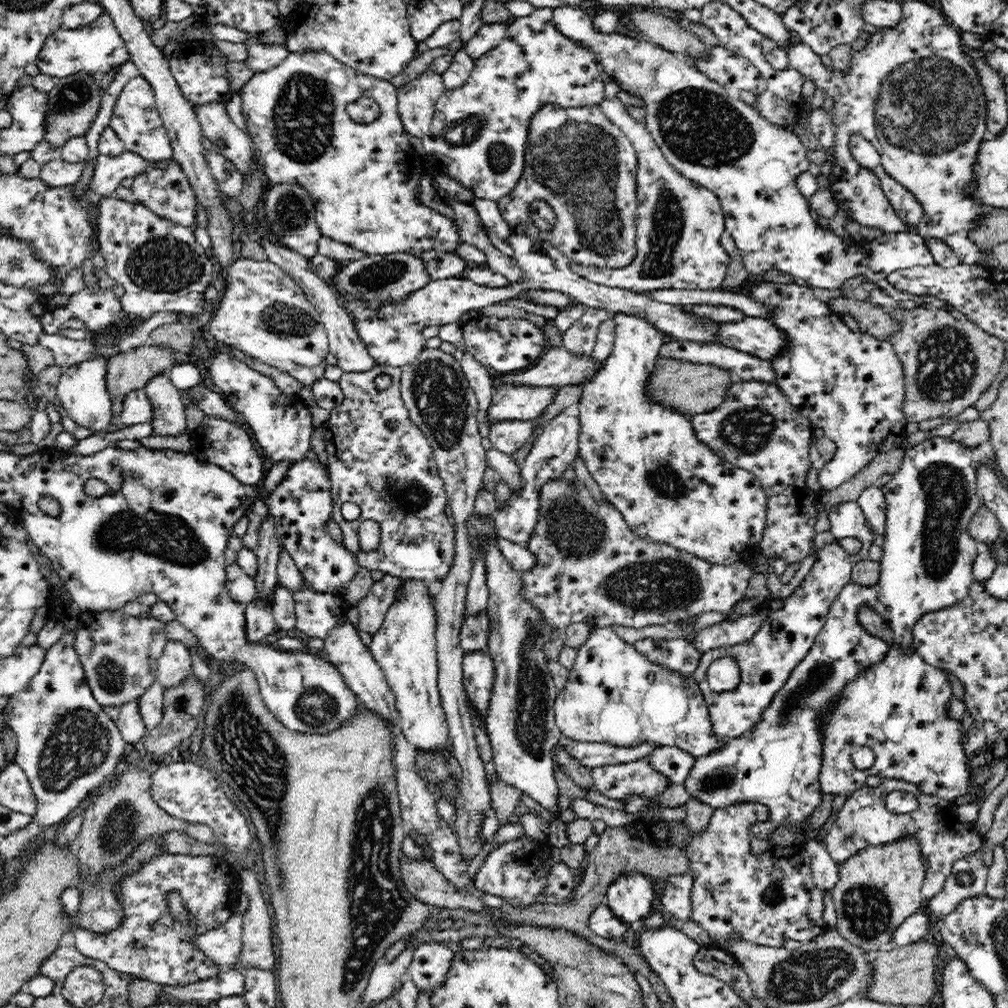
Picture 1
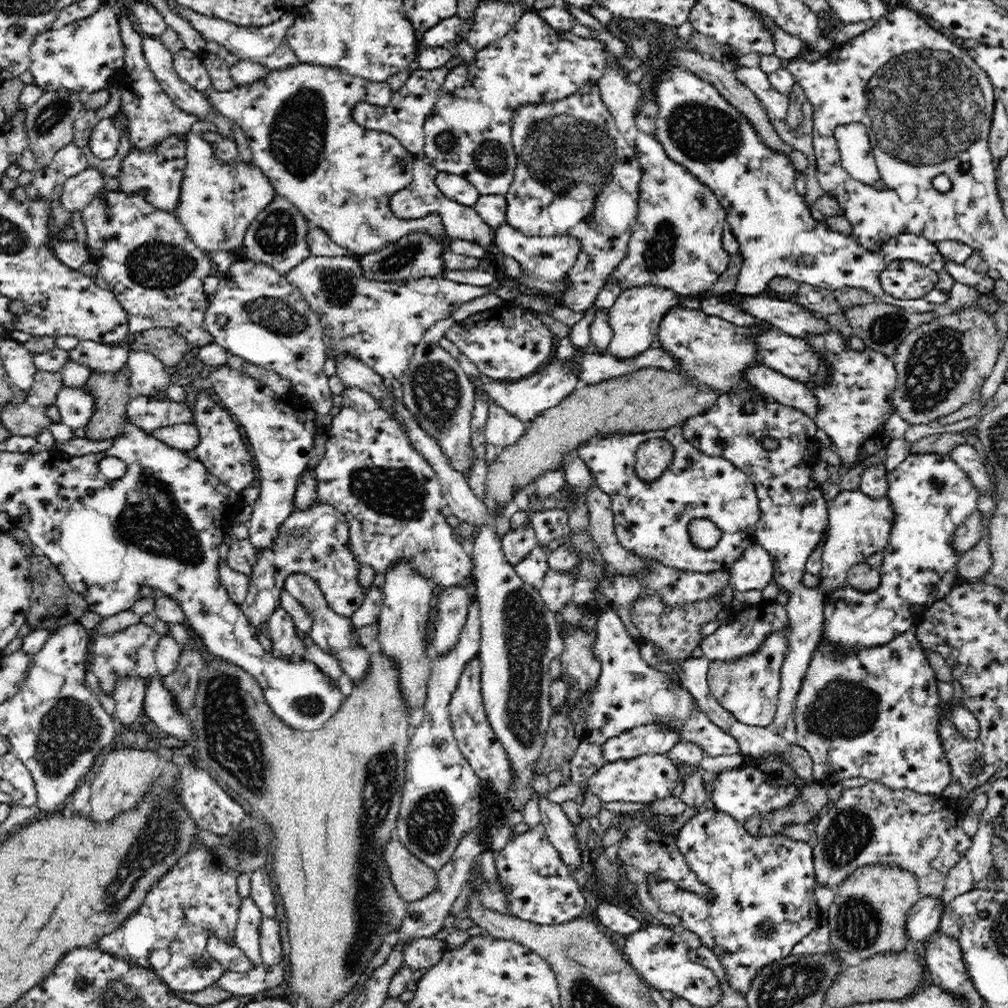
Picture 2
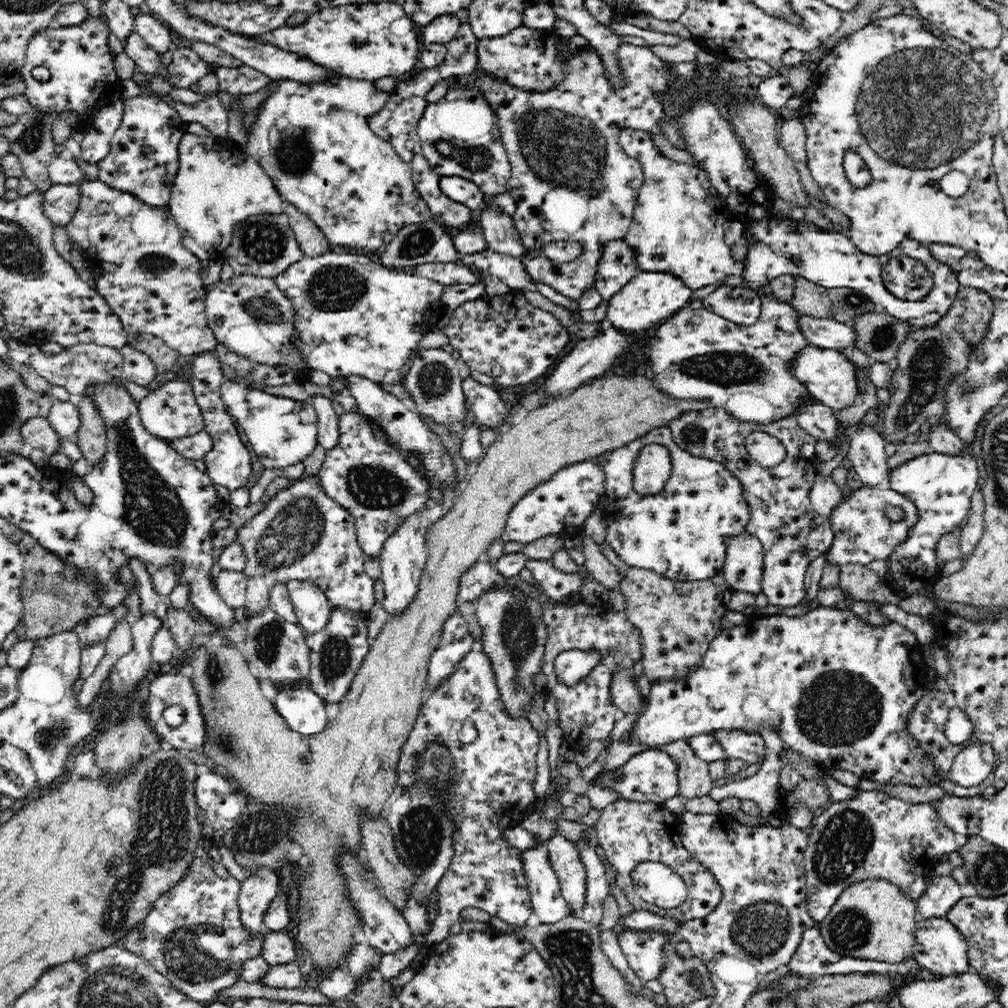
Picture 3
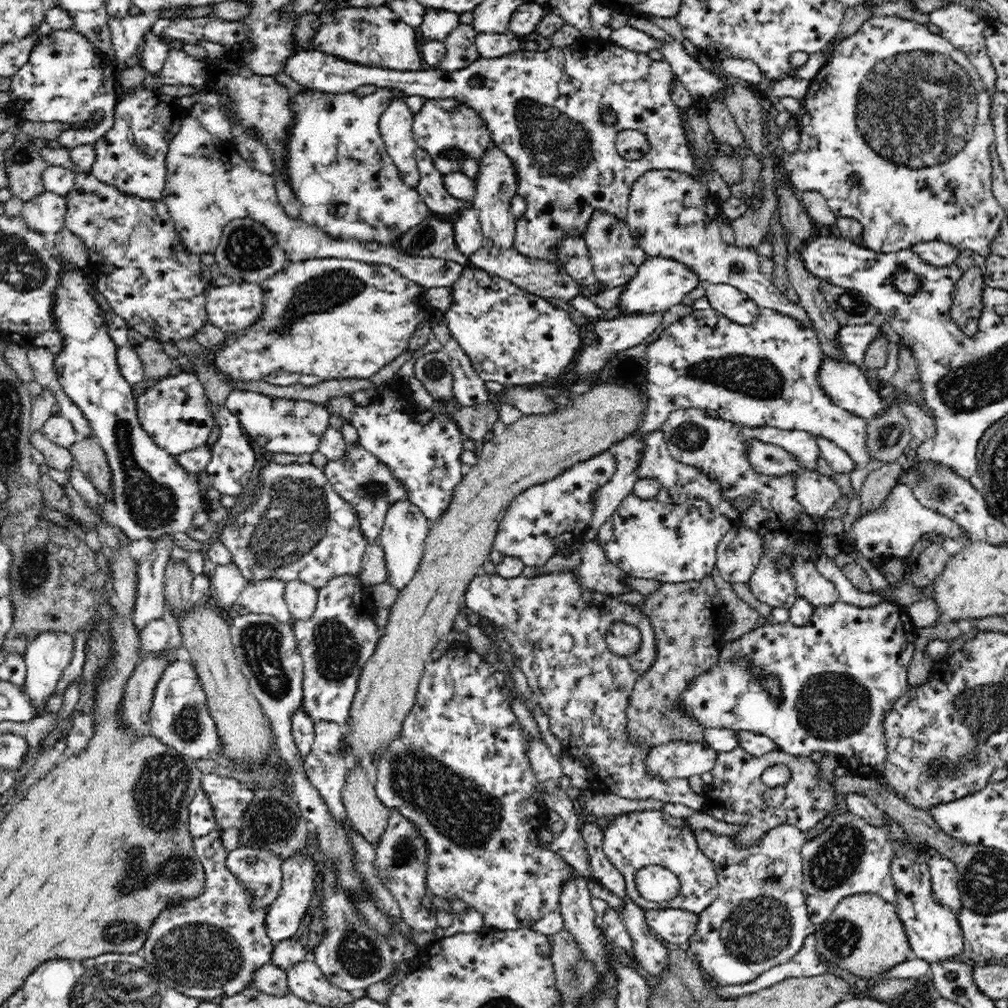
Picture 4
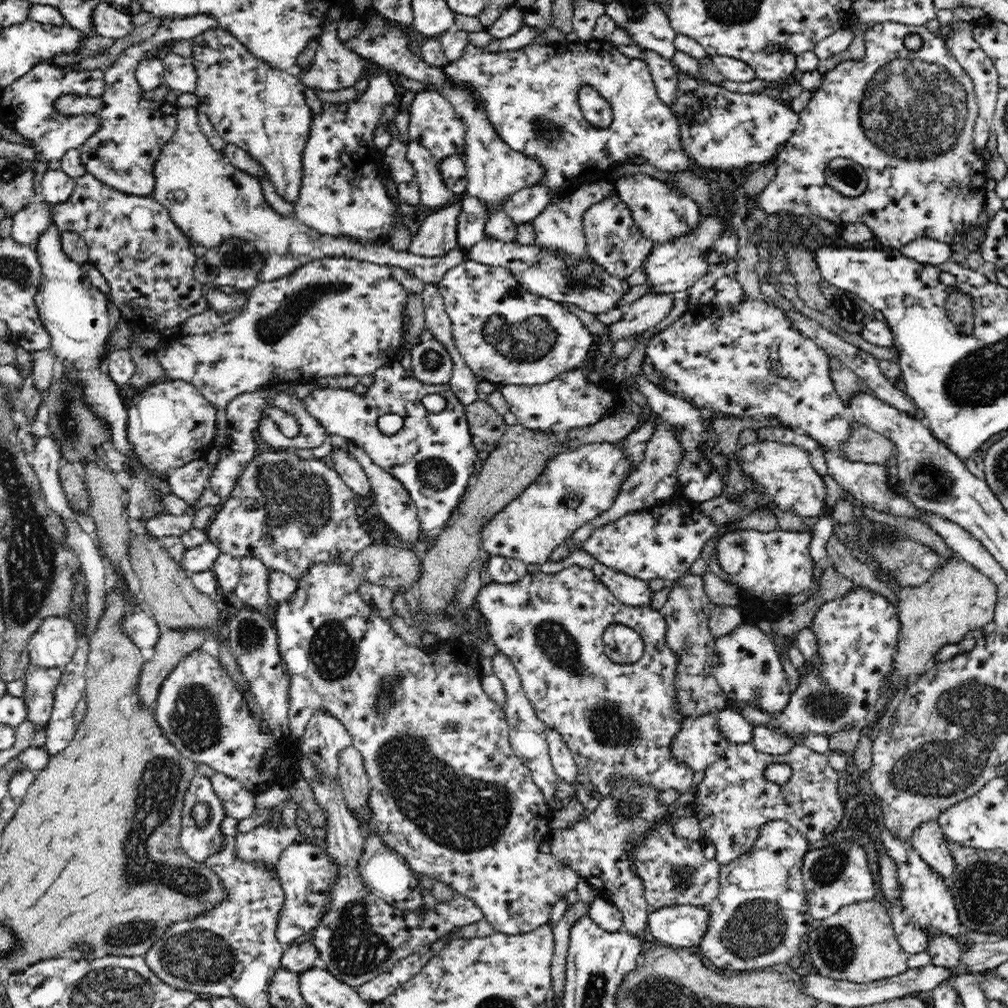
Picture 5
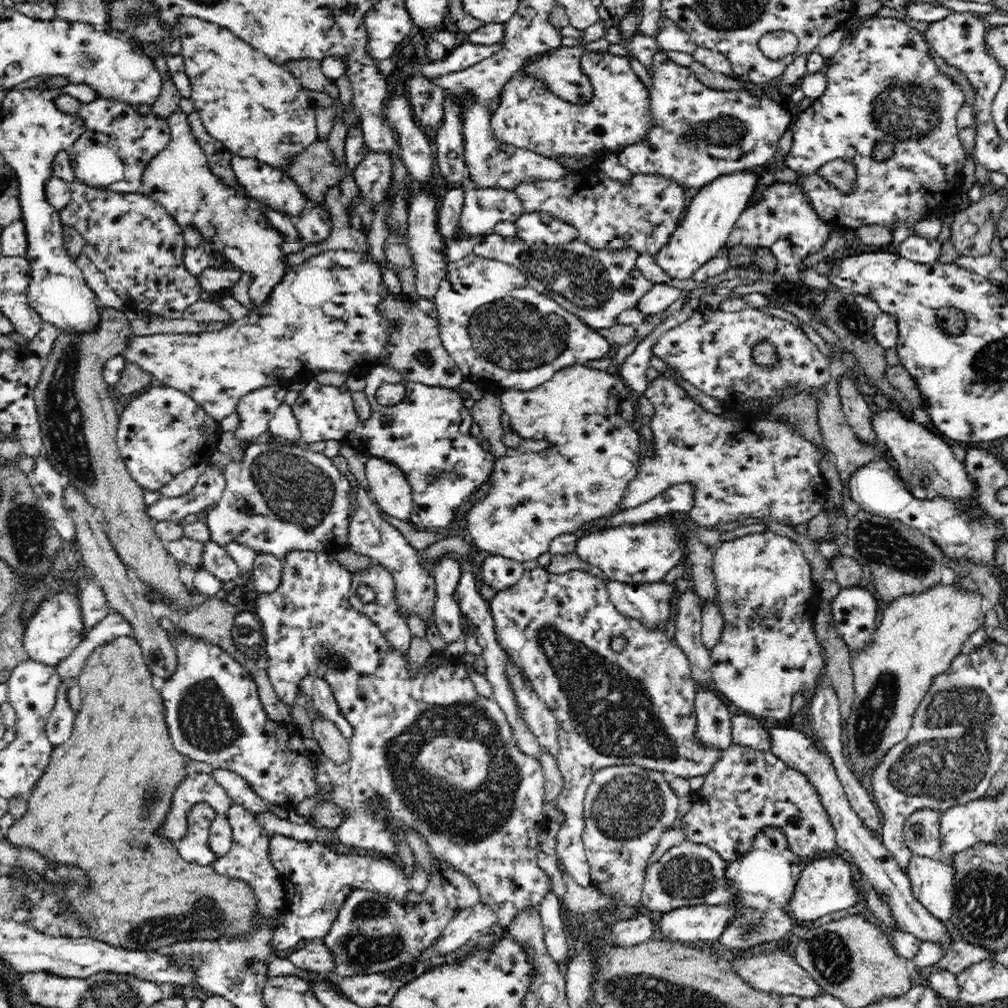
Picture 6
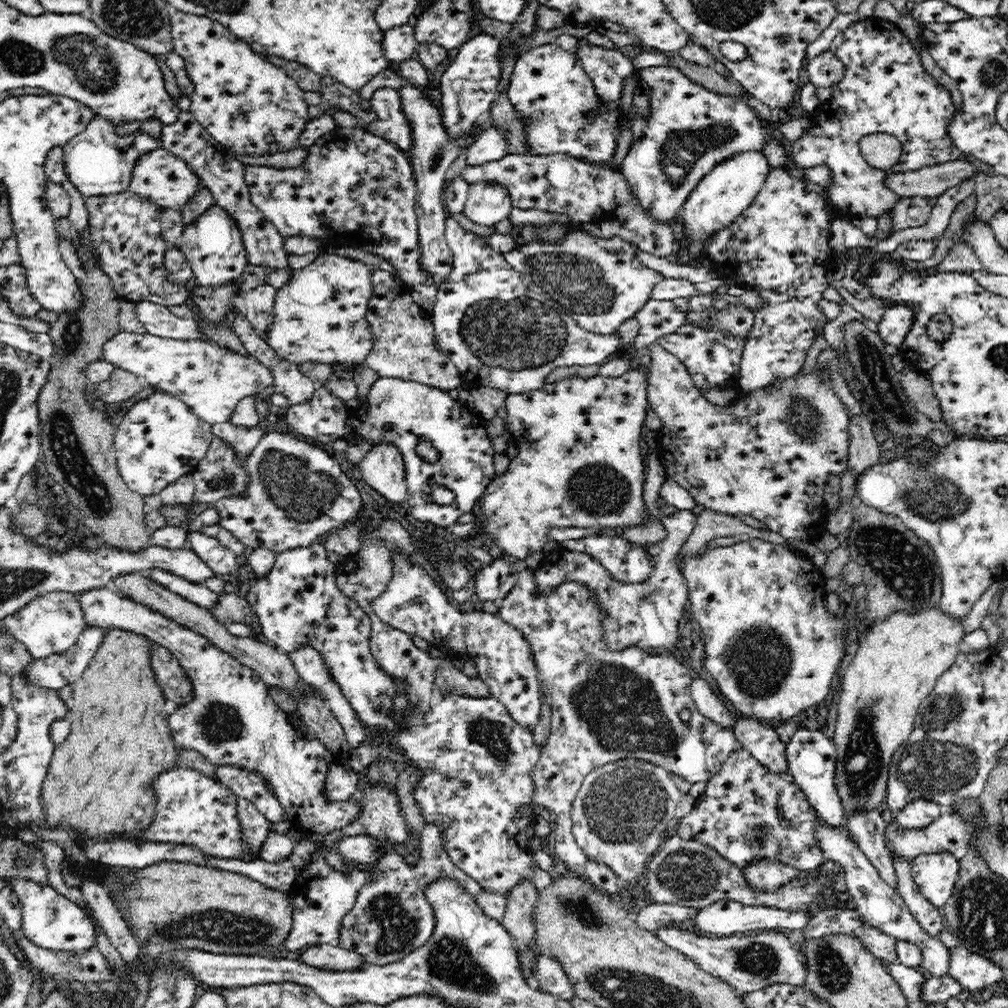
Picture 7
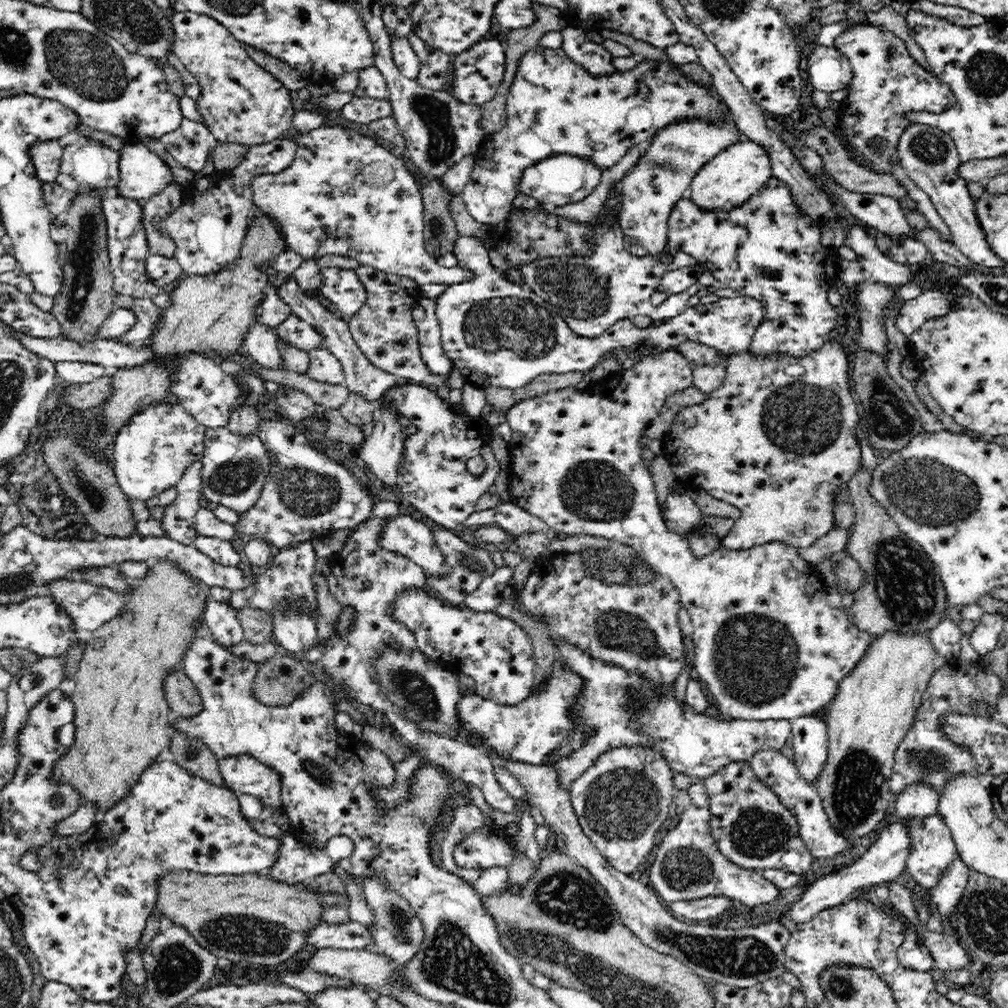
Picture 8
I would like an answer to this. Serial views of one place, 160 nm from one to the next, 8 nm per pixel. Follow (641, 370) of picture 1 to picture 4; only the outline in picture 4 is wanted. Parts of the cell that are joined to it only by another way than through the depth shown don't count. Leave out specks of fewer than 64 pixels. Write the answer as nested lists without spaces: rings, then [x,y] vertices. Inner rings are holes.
[[[650,256],[639,267],[638,272],[625,285],[617,306],[623,314],[638,312],[666,312],[682,303],[682,298],[698,285],[703,284],[696,273],[672,257]],[[652,431],[645,436],[645,451],[637,468],[640,477],[654,477],[661,483],[661,491],[653,499],[644,500],[628,494],[613,515],[600,526],[596,539],[606,558],[630,577],[664,583],[703,580],[716,567],[716,548],[722,536],[738,525],[738,510],[730,499],[722,497],[718,483],[710,475],[674,460],[664,441],[663,432]]]

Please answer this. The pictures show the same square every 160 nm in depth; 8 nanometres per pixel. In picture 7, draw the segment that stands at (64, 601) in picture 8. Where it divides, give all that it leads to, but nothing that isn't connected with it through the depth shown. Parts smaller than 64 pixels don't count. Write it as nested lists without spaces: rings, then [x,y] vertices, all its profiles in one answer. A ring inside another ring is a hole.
[[[108,588],[91,589],[89,592],[77,595],[80,607],[83,611],[86,626],[101,629],[122,629],[147,637],[150,642],[157,643],[166,648],[174,658],[179,660],[185,675],[193,684],[192,704],[186,704],[176,708],[176,712],[169,716],[169,725],[173,741],[178,748],[195,750],[205,756],[216,766],[239,766],[240,768],[253,769],[260,772],[269,784],[273,795],[277,797],[283,809],[287,812],[292,827],[305,833],[326,835],[334,831],[340,831],[342,827],[360,818],[362,803],[358,795],[353,795],[344,802],[329,802],[323,795],[325,778],[328,767],[341,761],[348,762],[348,754],[344,757],[332,754],[316,736],[309,739],[301,737],[292,724],[292,719],[302,721],[301,714],[292,712],[284,713],[268,696],[267,684],[238,659],[213,646],[204,636],[194,630],[168,619],[162,614],[148,609],[142,604],[133,602],[129,598],[120,598]]]

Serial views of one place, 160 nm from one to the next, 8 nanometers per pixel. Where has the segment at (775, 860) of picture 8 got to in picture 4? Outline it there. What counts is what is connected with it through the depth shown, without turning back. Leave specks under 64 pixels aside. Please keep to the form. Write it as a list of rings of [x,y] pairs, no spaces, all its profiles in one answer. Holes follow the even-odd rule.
[[[739,746],[728,752],[718,754],[711,770],[713,781],[703,792],[706,806],[701,808],[706,814],[714,814],[714,810],[722,810],[724,816],[720,821],[740,825],[740,834],[736,840],[752,848],[765,832],[780,824],[792,824],[806,833],[814,830],[814,826],[830,816],[836,810],[836,796],[828,784],[818,780],[818,766],[802,756],[792,756],[784,751],[774,750],[762,756],[752,756]],[[783,764],[788,767],[791,777],[783,785],[770,787],[764,784],[761,776],[768,766]]]

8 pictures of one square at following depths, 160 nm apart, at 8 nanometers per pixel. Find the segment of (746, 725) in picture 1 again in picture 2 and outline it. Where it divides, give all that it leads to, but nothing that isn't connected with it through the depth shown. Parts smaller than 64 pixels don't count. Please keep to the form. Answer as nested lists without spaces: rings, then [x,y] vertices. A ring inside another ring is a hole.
[[[860,489],[838,493],[834,499],[827,502],[827,511],[829,516],[828,536],[821,556],[822,571],[820,578],[822,578],[822,584],[820,584],[820,588],[817,588],[825,596],[829,592],[847,586],[847,574],[852,566],[856,563],[866,563],[869,556],[884,550],[889,541],[893,522],[896,521],[896,512],[893,511],[893,505],[888,496],[866,496],[866,493]],[[789,628],[768,634],[762,648],[752,656],[734,659],[733,662],[710,662],[707,683],[720,705],[738,722],[748,726],[766,728],[771,725],[777,712],[780,690],[780,670],[789,650]]]

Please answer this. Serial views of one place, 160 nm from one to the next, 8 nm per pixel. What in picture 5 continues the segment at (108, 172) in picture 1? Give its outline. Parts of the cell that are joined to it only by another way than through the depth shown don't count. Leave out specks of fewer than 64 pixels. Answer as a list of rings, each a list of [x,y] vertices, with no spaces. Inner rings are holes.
[[[39,198],[27,204],[12,216],[11,237],[22,246],[35,249],[38,238],[46,232],[47,225],[54,223],[51,209],[52,204]]]

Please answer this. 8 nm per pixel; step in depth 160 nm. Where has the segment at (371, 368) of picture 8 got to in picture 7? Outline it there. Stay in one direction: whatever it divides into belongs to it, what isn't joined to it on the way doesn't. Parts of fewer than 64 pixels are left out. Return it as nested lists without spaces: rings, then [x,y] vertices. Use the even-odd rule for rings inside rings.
[[[182,111],[177,122],[162,128],[161,140],[164,143],[162,148],[191,166],[193,172],[200,177],[201,184],[213,194],[215,203],[220,208],[226,209],[226,212],[233,217],[242,232],[249,264],[273,268],[264,283],[268,283],[276,290],[285,285],[291,277],[292,270],[283,247],[285,240],[279,235],[274,224],[271,224],[254,206],[245,181],[245,165],[240,163],[223,144],[214,140],[189,111]]]

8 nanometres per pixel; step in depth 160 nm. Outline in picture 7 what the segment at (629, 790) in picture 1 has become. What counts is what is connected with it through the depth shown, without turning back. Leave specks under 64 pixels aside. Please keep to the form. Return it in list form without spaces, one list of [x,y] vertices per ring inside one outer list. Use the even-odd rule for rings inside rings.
[[[701,674],[695,675],[691,681],[691,697],[694,699],[697,710],[710,721],[723,728],[732,726],[736,722],[731,708],[725,705],[712,683]]]

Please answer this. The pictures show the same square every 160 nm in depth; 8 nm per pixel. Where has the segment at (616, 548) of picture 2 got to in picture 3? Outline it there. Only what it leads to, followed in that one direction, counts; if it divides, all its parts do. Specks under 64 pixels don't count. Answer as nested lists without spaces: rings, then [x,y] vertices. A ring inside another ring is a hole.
[[[608,546],[600,547],[602,554],[610,564],[614,564],[616,570],[622,575],[620,592],[626,599],[625,614],[628,621],[634,624],[642,636],[643,647],[643,673],[649,679],[650,686],[654,683],[677,681],[685,679],[688,675],[690,666],[700,666],[701,660],[709,651],[710,644],[722,632],[720,625],[722,618],[729,612],[728,605],[732,600],[733,589],[728,582],[720,575],[711,577],[707,580],[698,580],[693,582],[680,582],[670,580],[658,573],[647,571],[646,568],[627,567],[622,559],[614,554],[614,549]]]

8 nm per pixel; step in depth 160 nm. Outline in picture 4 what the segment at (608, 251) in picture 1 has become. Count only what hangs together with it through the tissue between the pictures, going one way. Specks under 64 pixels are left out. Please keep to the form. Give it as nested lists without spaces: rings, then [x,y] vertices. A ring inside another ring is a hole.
[[[600,36],[596,37],[585,37],[580,40],[580,43],[575,43],[573,46],[564,46],[564,48],[554,48],[540,52],[540,51],[528,51],[528,50],[516,50],[512,54],[506,54],[502,58],[482,58],[479,56],[476,60],[472,61],[466,68],[460,68],[454,70],[454,72],[448,72],[438,68],[424,68],[417,71],[391,71],[386,68],[374,68],[370,65],[356,64],[353,61],[342,60],[341,57],[332,56],[329,53],[322,52],[320,49],[312,51],[302,50],[297,51],[293,55],[290,55],[288,60],[285,62],[285,66],[282,67],[284,74],[290,76],[302,84],[305,89],[311,89],[322,93],[342,94],[353,92],[364,84],[374,84],[377,88],[384,87],[387,89],[396,89],[398,92],[405,94],[406,96],[420,96],[421,98],[430,99],[454,99],[460,100],[460,103],[466,105],[469,109],[477,112],[477,114],[486,122],[487,128],[491,133],[493,142],[498,148],[502,148],[502,152],[510,158],[510,161],[514,162],[514,167],[518,169],[517,175],[517,191],[516,196],[523,198],[526,201],[526,212],[521,219],[517,219],[515,226],[515,240],[513,247],[521,252],[524,256],[537,257],[540,260],[553,261],[560,265],[558,257],[556,257],[556,251],[554,248],[558,246],[559,241],[562,241],[567,235],[570,237],[585,237],[585,233],[588,227],[588,220],[592,218],[594,212],[603,210],[609,212],[614,216],[617,216],[620,220],[626,220],[628,198],[630,198],[630,186],[642,176],[646,171],[649,170],[674,170],[680,173],[693,174],[696,170],[696,160],[692,156],[692,148],[688,145],[686,140],[686,134],[684,134],[684,128],[682,128],[682,122],[684,122],[685,114],[680,114],[680,109],[676,107],[676,104],[672,101],[673,88],[672,82],[676,77],[672,70],[672,65],[668,61],[657,61],[652,60],[647,53],[640,51],[634,51],[623,46],[616,44],[612,39],[604,39]],[[610,109],[616,115],[616,124],[609,126],[603,122],[603,111]],[[625,130],[634,130],[640,132],[643,136],[646,136],[646,140],[650,145],[648,152],[644,156],[640,157],[639,160],[628,161],[627,159],[621,158],[617,152],[615,145],[615,139],[617,135]]]

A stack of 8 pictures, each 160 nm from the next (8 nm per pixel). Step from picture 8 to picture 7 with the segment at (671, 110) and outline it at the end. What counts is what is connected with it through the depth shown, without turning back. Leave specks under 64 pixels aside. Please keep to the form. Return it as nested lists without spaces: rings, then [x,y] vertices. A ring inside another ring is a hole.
[[[544,44],[523,51],[515,62],[508,97],[527,133],[526,148],[530,156],[566,153],[580,161],[606,162],[616,154],[618,114],[604,112],[596,120],[588,120],[588,114],[600,108],[598,91],[583,69],[575,53],[556,45]],[[476,182],[469,185],[462,212],[480,226],[495,227],[510,216],[512,208],[511,196],[507,188],[497,182]]]

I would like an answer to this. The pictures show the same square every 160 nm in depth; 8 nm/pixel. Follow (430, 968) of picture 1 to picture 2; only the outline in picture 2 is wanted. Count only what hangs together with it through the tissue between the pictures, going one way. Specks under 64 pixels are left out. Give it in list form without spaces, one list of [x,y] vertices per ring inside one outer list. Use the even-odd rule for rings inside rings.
[[[422,937],[404,944],[404,958],[411,971],[428,970],[442,960],[446,942],[443,937]]]

